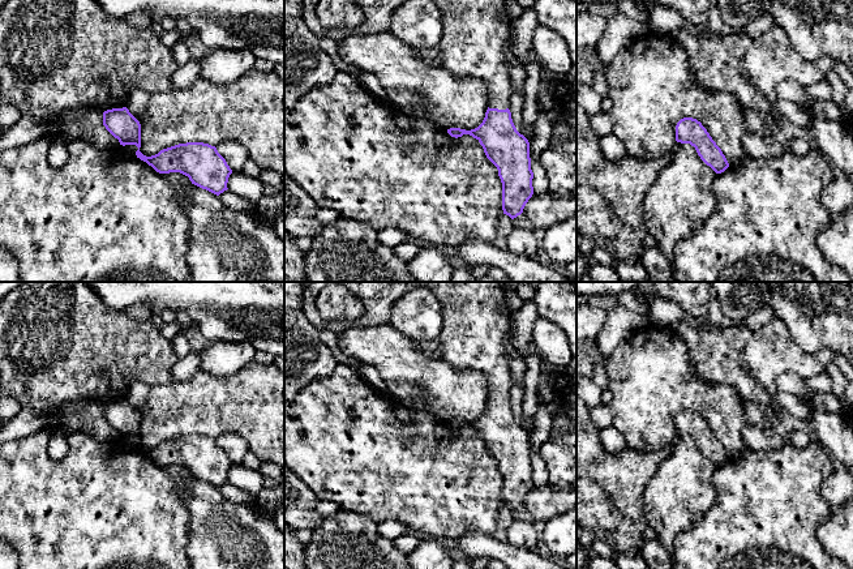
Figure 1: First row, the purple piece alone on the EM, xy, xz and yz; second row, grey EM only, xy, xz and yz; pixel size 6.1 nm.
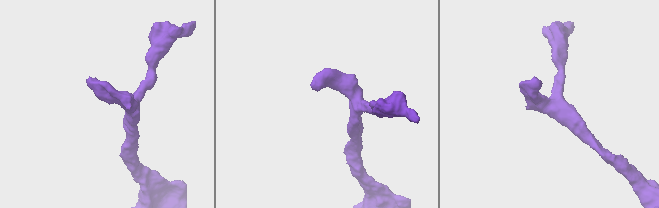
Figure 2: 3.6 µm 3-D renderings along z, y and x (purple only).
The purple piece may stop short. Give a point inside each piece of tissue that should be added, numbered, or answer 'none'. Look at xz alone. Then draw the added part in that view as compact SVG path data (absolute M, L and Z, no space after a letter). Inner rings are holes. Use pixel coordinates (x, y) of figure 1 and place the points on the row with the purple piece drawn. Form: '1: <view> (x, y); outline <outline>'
1: xz (475, 33); outline M433 0L442 13L442 37L438 43L441 64L454 77L480 80L489 89L489 108L510 110L514 86L505 57L513 20L505 0Z

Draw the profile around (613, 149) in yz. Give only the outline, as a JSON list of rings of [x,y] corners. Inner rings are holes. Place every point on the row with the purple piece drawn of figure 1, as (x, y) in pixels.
[[[609,133],[604,137],[599,137],[599,144],[600,144],[603,155],[608,161],[621,162],[622,158],[626,155],[625,144],[613,133]]]

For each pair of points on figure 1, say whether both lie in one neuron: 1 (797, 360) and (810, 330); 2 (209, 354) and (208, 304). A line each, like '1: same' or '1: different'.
1: different
2: different

